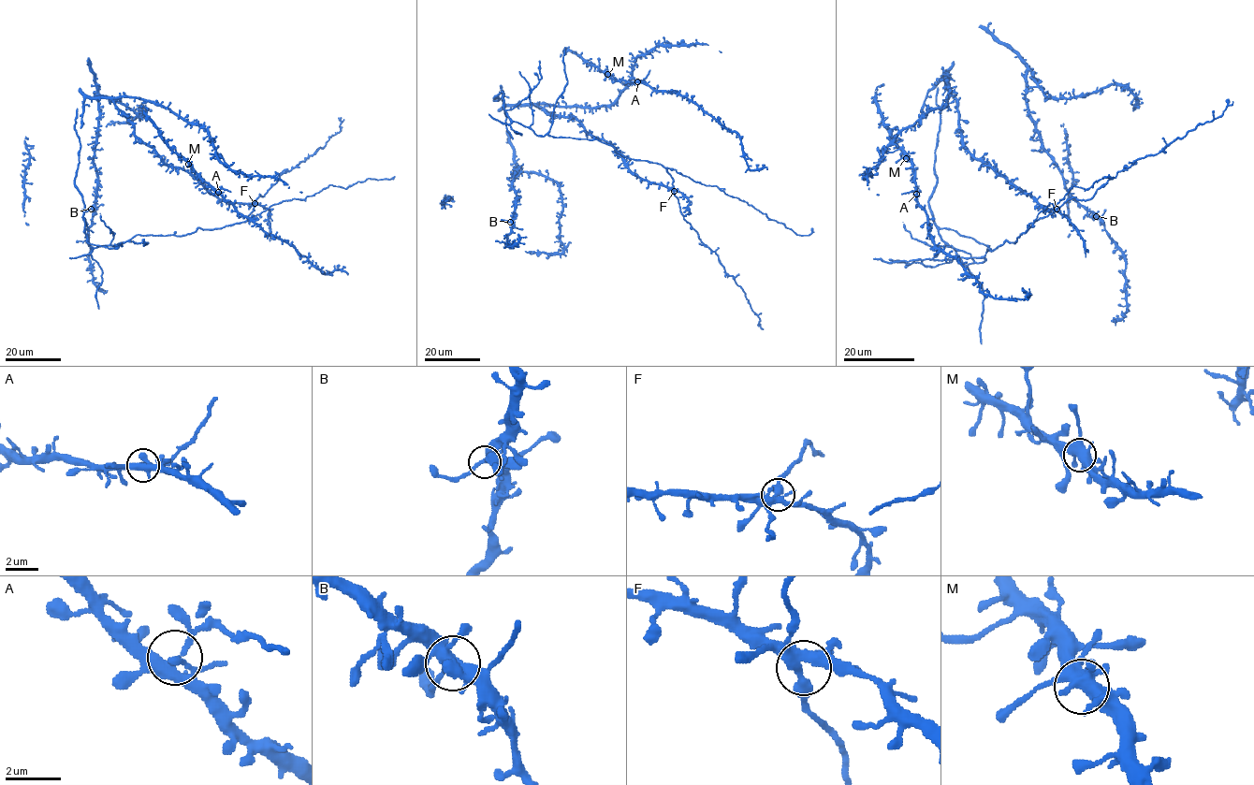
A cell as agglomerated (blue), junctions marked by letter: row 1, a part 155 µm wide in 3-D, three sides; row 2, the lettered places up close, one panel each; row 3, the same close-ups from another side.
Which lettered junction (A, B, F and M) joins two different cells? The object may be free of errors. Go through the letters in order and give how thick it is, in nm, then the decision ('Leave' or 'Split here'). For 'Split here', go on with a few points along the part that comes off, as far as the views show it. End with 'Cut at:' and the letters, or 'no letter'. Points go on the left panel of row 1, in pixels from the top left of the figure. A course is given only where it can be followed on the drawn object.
A: Thickness 360 nm. Split here. Course of the part to remove: (218, 191), (225, 188), (230, 192)
B: Thickness 320 nm. Leave
F: Thickness 380 nm. Leave
M: Thickness 480 nm. Leave
Cut at: A

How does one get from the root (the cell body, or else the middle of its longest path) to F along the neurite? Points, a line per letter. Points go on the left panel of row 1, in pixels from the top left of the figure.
F: (158, 154), (169, 167), (185, 169), (219, 199), (255, 203)

